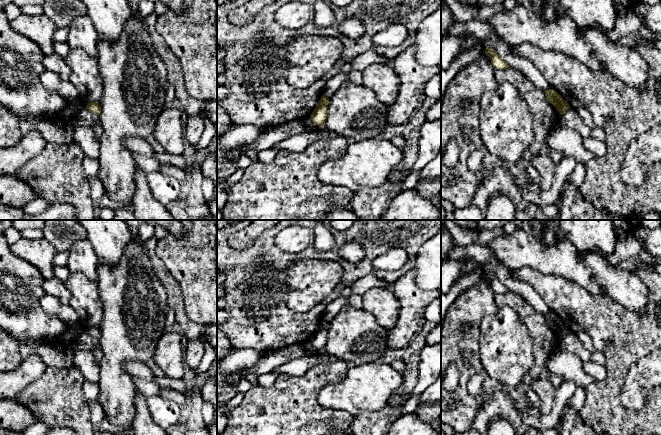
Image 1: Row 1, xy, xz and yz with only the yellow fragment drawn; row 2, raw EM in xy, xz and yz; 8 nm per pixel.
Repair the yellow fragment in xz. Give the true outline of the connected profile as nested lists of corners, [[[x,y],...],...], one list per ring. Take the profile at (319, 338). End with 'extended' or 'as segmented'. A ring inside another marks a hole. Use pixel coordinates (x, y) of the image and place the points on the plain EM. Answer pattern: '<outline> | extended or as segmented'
[[[322,319],[310,340],[310,343],[315,349],[319,351],[324,351],[327,342],[328,329],[329,322]]] | as segmented

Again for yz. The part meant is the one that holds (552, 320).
[[[544,314],[547,325],[553,328],[556,334],[563,339],[570,332],[570,329],[554,314]]] | as segmented

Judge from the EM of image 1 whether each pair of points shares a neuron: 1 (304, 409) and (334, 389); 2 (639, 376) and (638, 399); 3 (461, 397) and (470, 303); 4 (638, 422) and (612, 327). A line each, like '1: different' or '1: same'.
1: different
2: same
3: same
4: same

